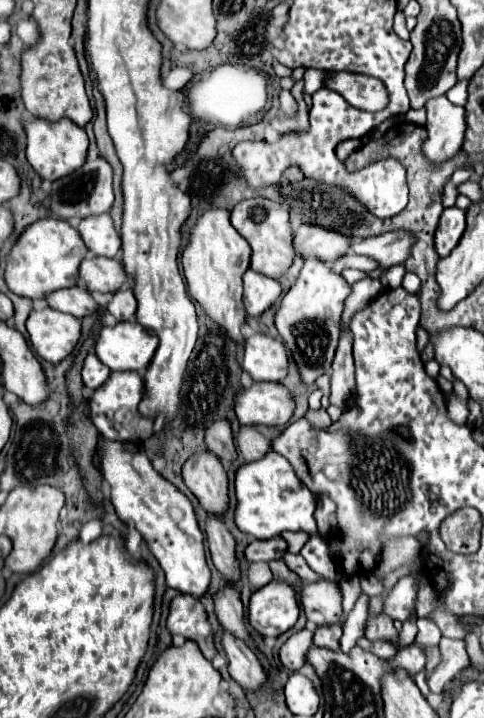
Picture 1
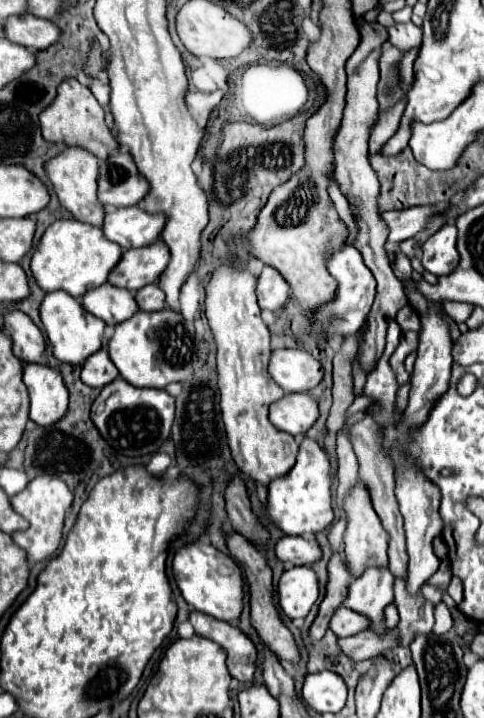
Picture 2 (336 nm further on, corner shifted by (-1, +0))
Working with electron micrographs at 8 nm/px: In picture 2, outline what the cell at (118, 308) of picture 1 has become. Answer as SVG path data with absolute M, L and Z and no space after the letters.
M149 284L149 286L143 286L141 290L137 290L135 300L137 300L139 310L145 310L145 312L165 308L165 294L157 284Z

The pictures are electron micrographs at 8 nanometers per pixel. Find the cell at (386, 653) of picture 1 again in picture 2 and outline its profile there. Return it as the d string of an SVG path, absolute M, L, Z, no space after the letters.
M395 578L394 603L399 610L399 646L409 646L415 634L427 634L433 628L433 604L423 596L411 596L406 590L404 580Z

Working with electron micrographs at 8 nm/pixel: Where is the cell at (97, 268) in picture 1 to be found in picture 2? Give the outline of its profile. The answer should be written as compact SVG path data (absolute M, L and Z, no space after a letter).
M157 240L149 246L123 252L121 260L117 262L117 268L109 272L107 282L117 288L135 292L147 284L157 282L159 274L167 268L167 264L169 264L169 250L161 240Z

